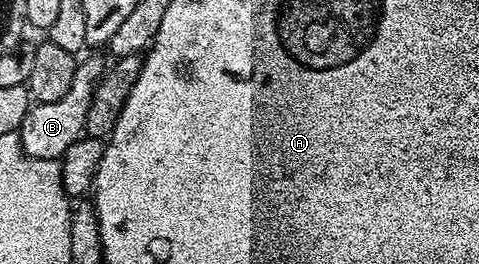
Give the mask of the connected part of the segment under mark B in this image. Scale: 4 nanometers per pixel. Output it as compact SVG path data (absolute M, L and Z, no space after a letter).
M93 53L90 59L82 58L78 62L74 80L71 81L71 88L68 89L66 96L61 97L57 102L45 102L30 106L27 116L23 119L21 130L18 132L25 154L33 159L60 160L65 151L79 138L82 138L87 109L91 109L93 89L107 70L106 60L101 60L97 55L100 54Z

